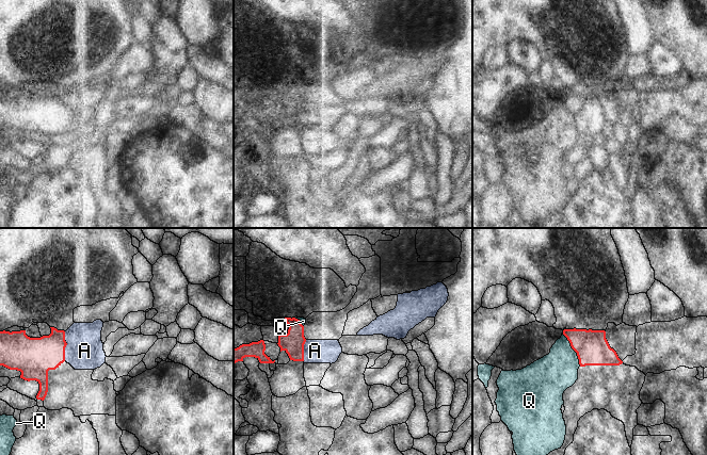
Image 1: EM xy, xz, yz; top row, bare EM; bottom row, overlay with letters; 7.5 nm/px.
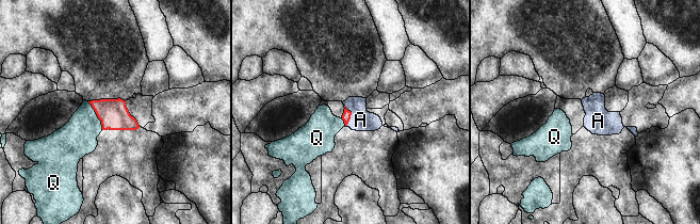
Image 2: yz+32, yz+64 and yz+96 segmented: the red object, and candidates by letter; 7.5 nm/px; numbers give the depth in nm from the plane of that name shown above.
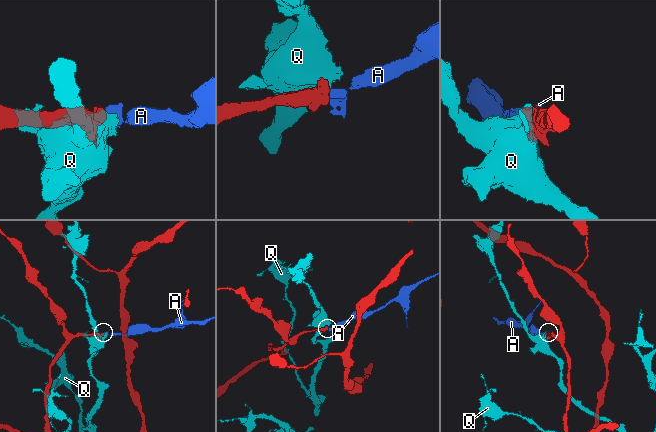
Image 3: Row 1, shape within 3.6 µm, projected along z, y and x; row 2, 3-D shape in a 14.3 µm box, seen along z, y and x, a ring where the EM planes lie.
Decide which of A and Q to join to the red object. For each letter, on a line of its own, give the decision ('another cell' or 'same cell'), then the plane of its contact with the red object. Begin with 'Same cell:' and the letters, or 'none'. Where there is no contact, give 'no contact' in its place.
Same cell: A
A: same cell; meets red in xy
Q: another cell; meets red in yz

